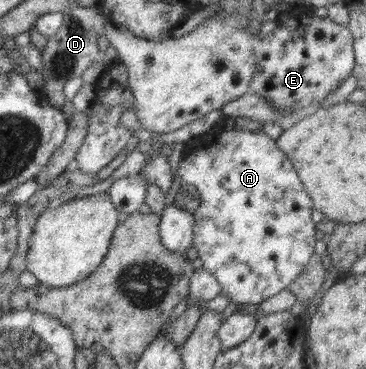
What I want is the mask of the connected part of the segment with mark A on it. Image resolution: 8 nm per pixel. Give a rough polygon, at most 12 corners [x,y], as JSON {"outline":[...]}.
{"outline":[[260,133],[186,144],[192,246],[261,303],[315,255],[313,200]]}

